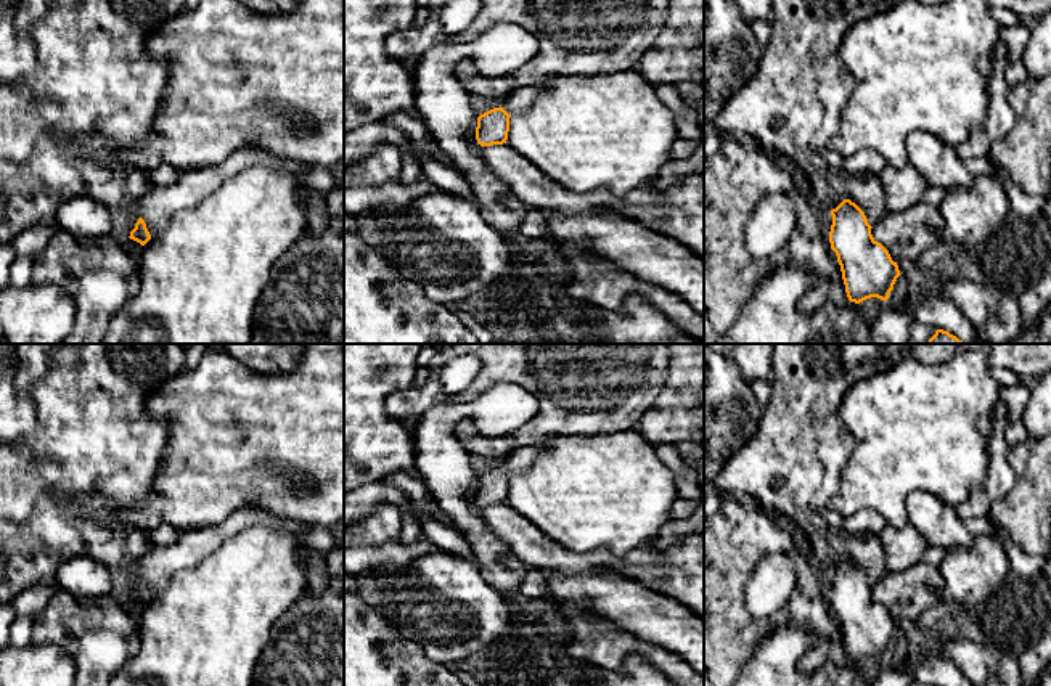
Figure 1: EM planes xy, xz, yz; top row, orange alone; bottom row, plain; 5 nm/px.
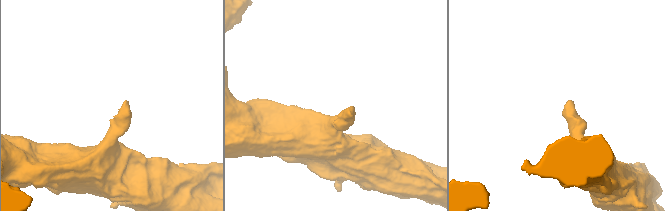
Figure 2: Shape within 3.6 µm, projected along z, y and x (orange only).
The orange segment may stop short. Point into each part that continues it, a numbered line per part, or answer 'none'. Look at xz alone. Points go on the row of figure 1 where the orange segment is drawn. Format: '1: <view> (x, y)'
1: xz (518, 102)

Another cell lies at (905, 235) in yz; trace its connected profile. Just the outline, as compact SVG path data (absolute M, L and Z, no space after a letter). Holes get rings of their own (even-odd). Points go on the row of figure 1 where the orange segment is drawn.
M919 202L903 212L889 212L873 228L894 262L916 260L924 251L942 243L943 218L939 206Z

